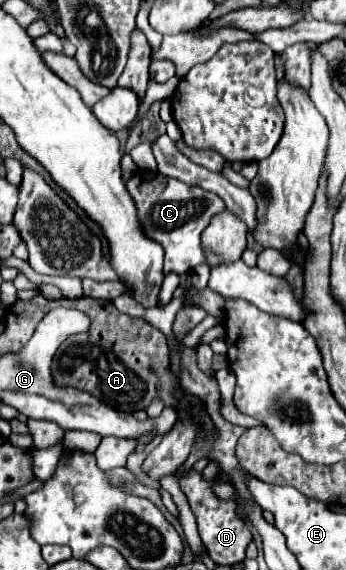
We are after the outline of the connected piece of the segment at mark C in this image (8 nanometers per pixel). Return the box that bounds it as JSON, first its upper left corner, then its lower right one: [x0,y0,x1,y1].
[127,171,225,275]

